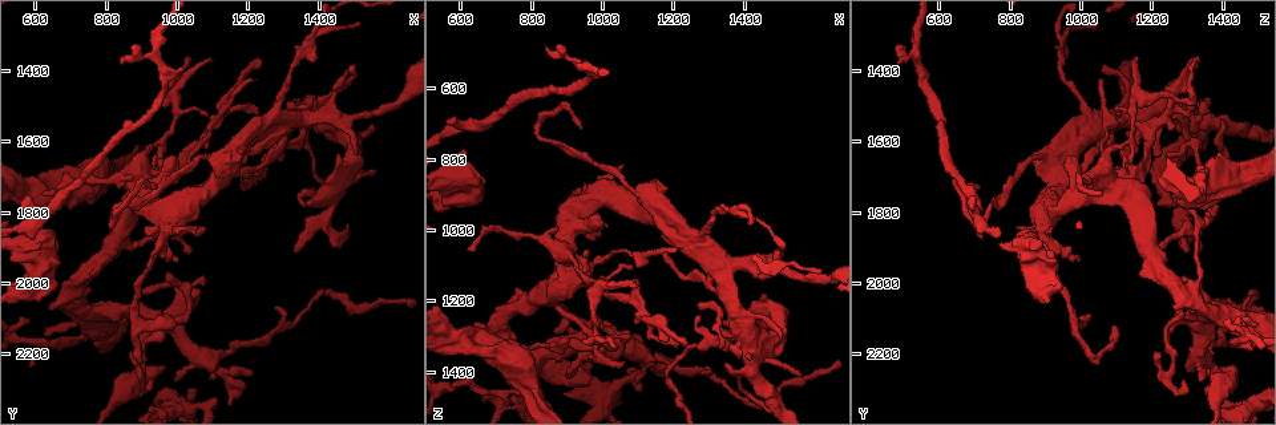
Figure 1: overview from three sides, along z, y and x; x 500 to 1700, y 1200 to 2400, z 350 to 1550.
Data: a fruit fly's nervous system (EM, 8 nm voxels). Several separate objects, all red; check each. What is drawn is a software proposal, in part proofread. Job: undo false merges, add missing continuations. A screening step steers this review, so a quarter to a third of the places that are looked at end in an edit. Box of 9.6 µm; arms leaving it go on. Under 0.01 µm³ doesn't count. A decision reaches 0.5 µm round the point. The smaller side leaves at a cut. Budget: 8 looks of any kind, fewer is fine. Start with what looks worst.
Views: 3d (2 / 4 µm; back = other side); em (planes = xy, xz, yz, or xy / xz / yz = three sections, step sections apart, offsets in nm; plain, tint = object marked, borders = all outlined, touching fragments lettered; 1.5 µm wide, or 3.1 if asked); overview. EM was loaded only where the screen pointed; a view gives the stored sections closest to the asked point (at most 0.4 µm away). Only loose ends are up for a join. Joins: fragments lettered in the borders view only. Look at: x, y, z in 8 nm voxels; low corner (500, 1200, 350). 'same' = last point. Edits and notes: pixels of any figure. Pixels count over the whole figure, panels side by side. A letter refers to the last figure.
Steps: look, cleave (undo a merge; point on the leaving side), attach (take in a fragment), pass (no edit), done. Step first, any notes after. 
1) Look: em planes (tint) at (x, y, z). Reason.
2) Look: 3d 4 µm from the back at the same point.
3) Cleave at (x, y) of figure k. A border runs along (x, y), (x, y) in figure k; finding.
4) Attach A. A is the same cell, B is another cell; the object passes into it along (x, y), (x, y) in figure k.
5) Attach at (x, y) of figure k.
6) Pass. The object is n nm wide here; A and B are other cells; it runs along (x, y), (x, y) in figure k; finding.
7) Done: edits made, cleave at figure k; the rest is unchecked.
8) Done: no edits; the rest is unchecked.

Look: em planes (borders) at (1090, 1380, 1140). Thin end.

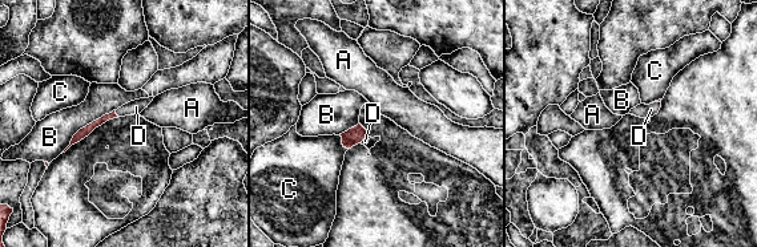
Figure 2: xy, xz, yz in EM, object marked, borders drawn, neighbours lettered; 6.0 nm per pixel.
Attach D. D is the same cell, A, B and C are other cells; it goes on there.

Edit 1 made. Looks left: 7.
Look: overview. Redraw.

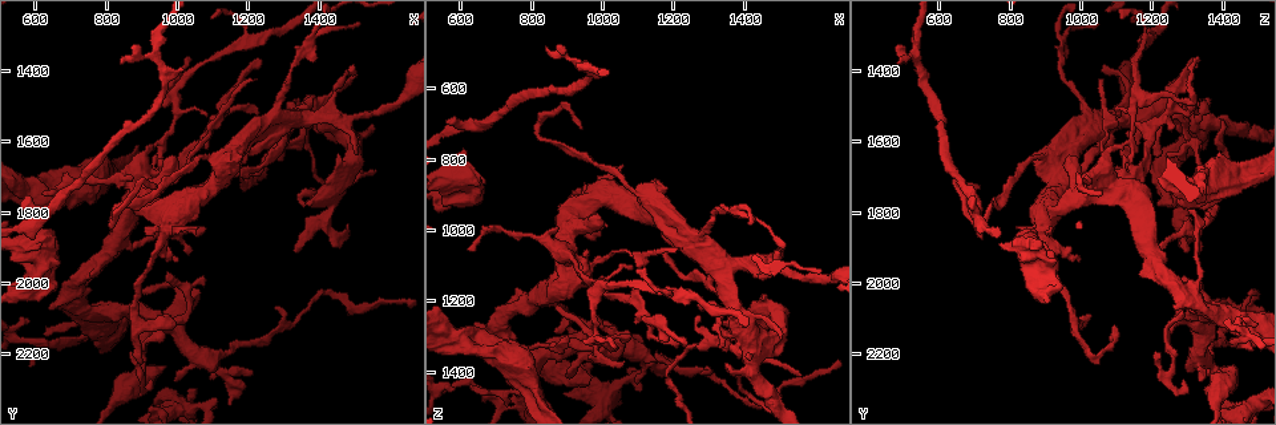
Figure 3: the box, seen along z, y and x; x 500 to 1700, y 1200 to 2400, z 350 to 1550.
Look: em xy step 8 (borders) at (890, 2210, 1040). Abrupt turn.

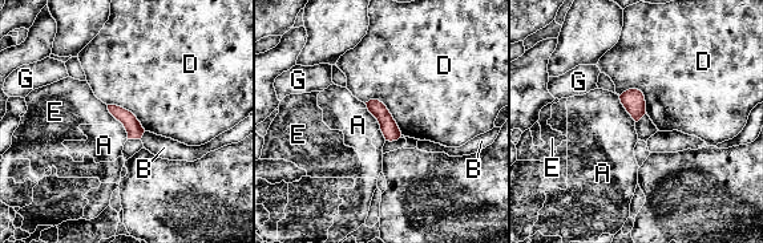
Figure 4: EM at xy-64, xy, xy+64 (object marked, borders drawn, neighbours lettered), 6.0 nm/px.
Look: em planes (borders) at the same point. Cut it another way.

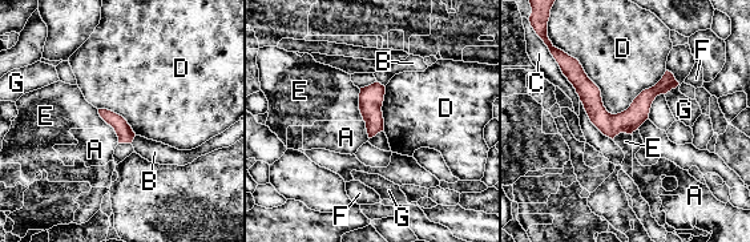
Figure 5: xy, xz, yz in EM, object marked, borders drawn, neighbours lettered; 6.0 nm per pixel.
Pass. The object is 100 nm wide here; A, B, C, D, E, F and G are other cells; it runs along (569, 60), (608, 119), (673, 84) in figure 5; one cell here.

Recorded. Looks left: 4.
Done: edits made, attach at figure 2; the rest is unchecked.

